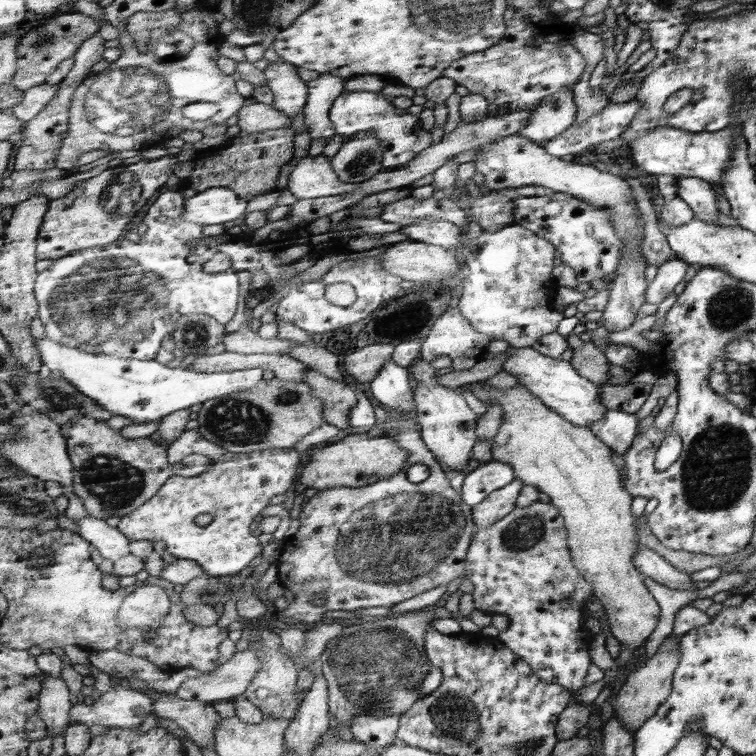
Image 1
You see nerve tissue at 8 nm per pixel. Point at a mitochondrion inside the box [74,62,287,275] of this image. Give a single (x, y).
(126, 91)

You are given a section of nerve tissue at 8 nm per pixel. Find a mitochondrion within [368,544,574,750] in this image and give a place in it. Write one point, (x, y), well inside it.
(455, 718)

